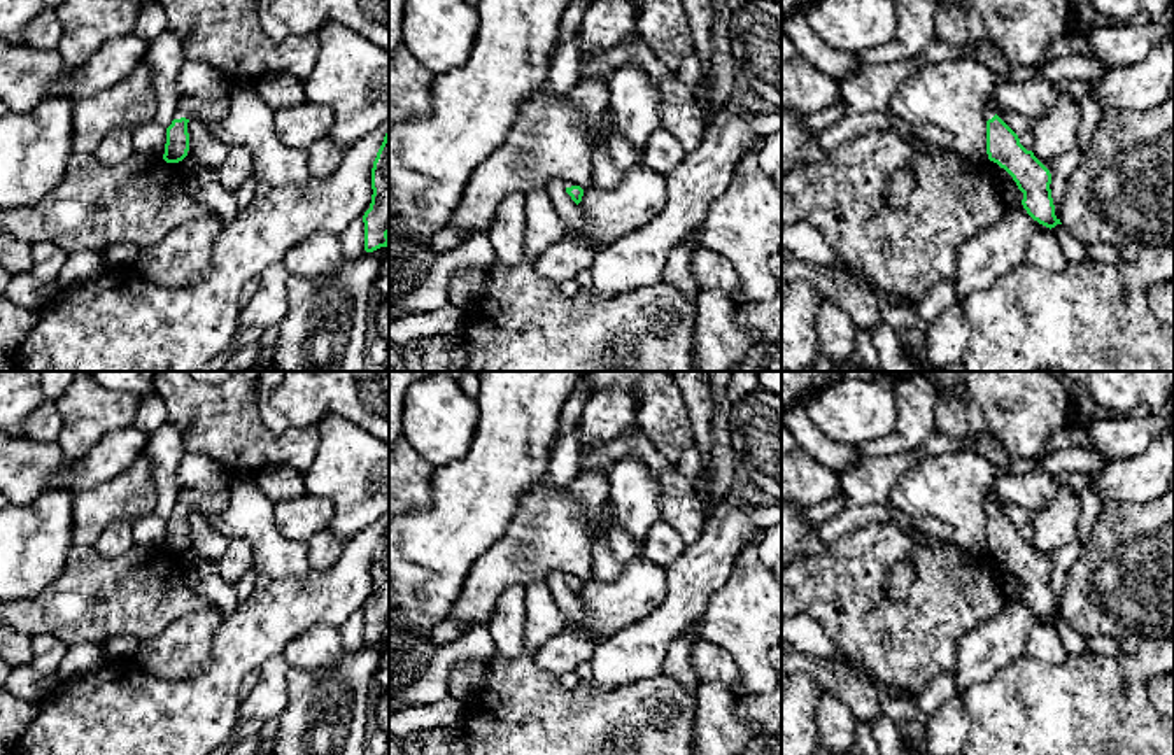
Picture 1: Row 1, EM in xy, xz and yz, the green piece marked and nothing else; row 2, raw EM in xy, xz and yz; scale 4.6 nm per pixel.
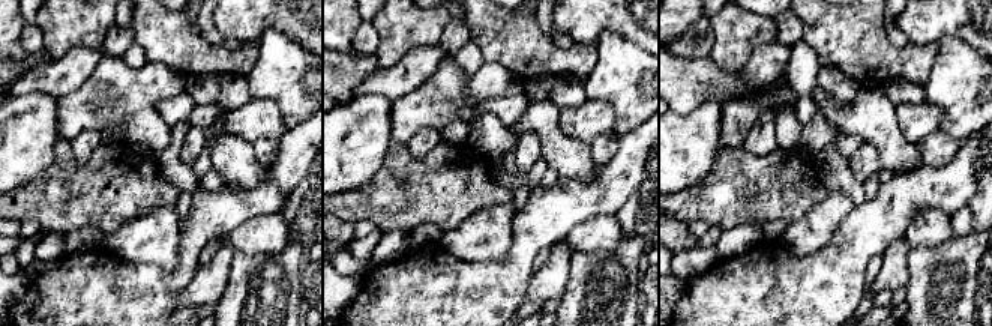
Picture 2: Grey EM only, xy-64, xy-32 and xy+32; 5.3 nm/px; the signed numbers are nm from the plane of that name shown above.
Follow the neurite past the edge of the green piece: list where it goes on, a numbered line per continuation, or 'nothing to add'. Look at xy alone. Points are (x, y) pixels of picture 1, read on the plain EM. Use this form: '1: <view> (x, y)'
1: xy (211, 503)

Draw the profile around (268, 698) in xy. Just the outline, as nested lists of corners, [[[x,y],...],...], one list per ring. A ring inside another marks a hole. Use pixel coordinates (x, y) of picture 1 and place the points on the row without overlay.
[[[282,655],[268,659],[259,669],[259,681],[240,704],[238,722],[268,722],[280,716],[287,704],[289,664]]]

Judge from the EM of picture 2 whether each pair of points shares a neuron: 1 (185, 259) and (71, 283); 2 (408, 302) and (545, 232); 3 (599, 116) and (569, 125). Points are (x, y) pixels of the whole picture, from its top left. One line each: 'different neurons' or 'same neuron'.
1: same neuron
2: same neuron
3: same neuron

